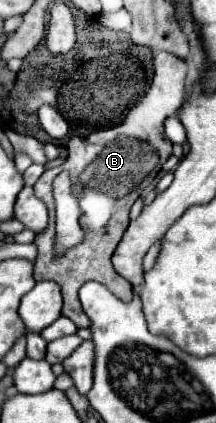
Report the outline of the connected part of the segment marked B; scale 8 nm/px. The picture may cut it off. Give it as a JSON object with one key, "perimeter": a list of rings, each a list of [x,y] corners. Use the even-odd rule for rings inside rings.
{"perimeter":[[[160,51],[154,61],[152,61],[152,81],[148,89],[144,87],[144,97],[126,111],[126,117],[108,129],[108,135],[104,133],[92,133],[88,137],[70,137],[66,143],[68,149],[68,159],[54,169],[48,169],[42,173],[42,177],[34,185],[36,197],[40,197],[48,211],[50,211],[50,221],[48,227],[36,235],[34,243],[38,245],[38,259],[34,263],[34,279],[36,281],[54,281],[62,289],[64,297],[64,307],[62,315],[72,319],[78,327],[90,327],[88,315],[84,315],[80,299],[78,299],[78,289],[86,281],[98,281],[106,285],[118,299],[122,301],[132,301],[132,285],[120,277],[112,263],[110,257],[120,243],[126,227],[128,227],[128,213],[132,203],[140,197],[142,189],[146,189],[166,159],[172,155],[172,143],[164,135],[164,121],[172,115],[178,113],[184,101],[184,81],[186,81],[186,71],[188,65],[166,51]],[[60,171],[68,171],[72,177],[78,177],[82,173],[82,215],[80,215],[80,225],[84,229],[84,243],[76,245],[72,251],[66,251],[64,255],[54,253],[54,231],[52,231],[52,219],[54,213],[52,207],[52,181]],[[86,177],[92,177],[94,181],[100,181],[100,185],[92,185],[92,181],[86,181]]]}

